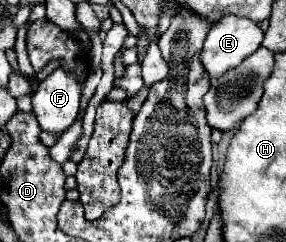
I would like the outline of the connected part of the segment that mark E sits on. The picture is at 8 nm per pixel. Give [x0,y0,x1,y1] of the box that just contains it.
[200,16,262,78]

